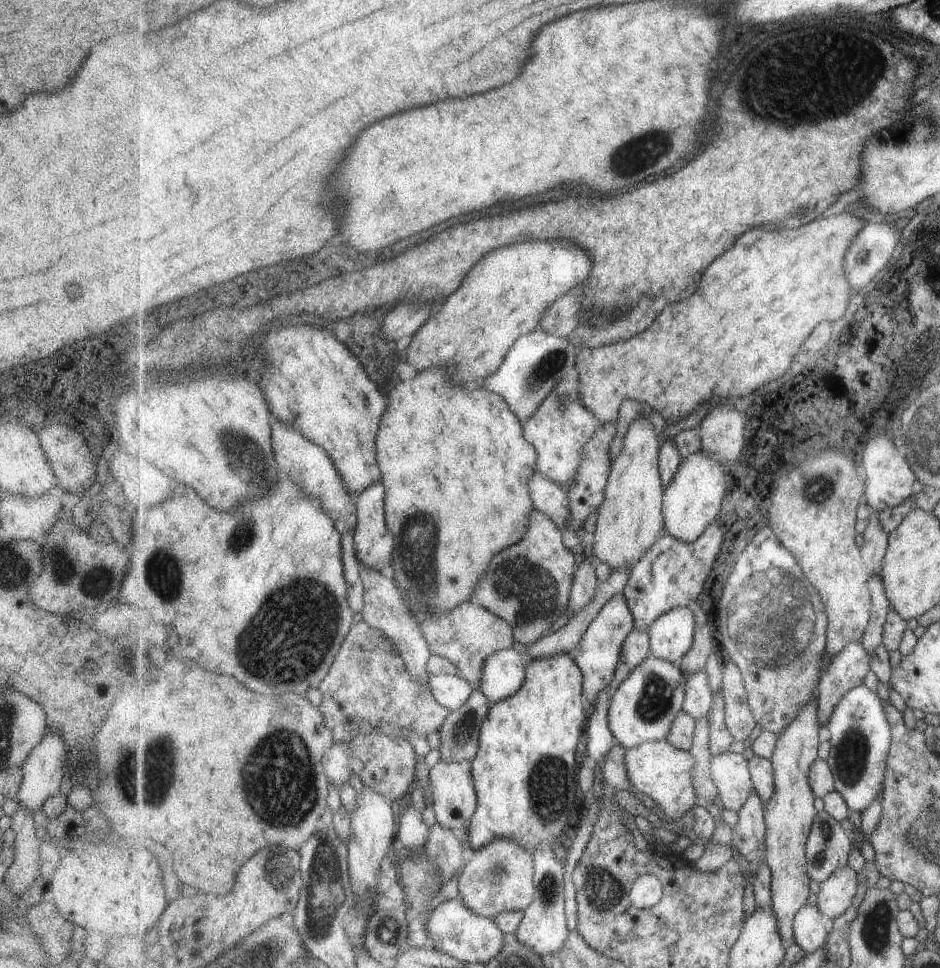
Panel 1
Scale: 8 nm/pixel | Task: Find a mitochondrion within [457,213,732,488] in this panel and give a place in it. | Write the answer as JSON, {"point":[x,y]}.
{"point":[548,368]}

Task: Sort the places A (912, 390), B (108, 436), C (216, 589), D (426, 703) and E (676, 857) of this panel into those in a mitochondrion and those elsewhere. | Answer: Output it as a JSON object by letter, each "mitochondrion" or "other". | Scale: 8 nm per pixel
{"A":"mitochondrion","B":"other","C":"other","D":"other","E":"other"}

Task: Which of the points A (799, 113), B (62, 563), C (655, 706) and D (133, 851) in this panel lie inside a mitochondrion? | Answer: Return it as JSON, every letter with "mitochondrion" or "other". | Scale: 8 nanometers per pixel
{"A":"other","B":"mitochondrion","C":"mitochondrion","D":"other"}

